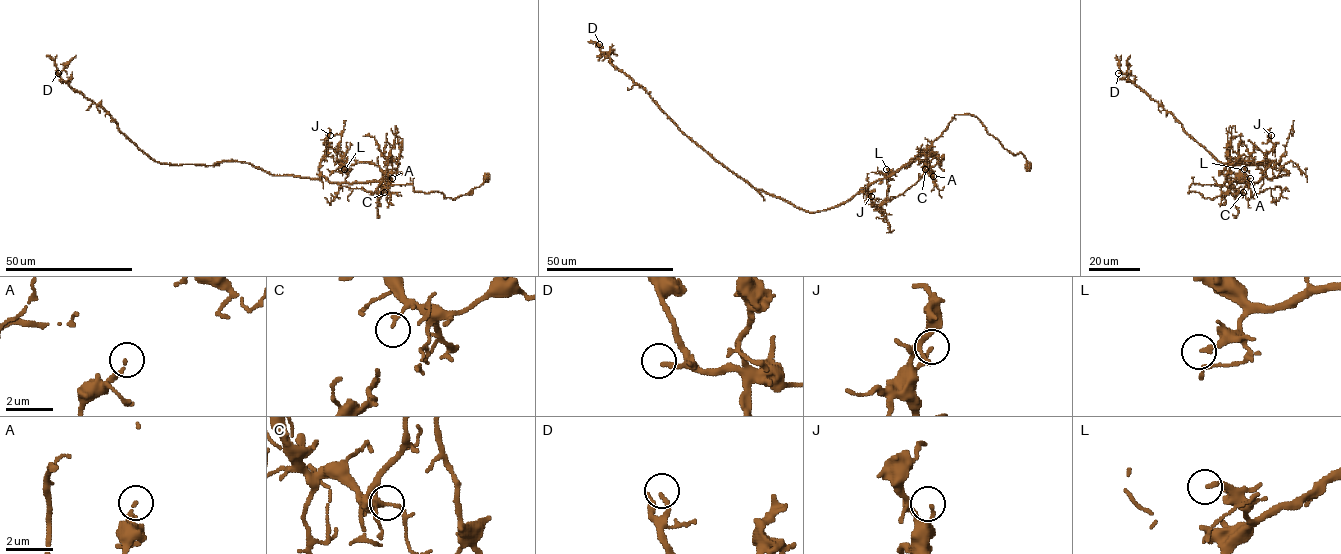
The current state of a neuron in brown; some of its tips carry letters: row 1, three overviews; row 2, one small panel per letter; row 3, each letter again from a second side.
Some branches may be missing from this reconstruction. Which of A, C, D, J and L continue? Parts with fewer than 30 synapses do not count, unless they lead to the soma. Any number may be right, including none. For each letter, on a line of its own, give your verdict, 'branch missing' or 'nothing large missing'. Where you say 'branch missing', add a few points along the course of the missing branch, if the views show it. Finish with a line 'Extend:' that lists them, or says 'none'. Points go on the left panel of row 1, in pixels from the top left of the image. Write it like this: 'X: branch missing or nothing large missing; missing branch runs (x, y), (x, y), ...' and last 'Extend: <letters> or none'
A: nothing large missing
C: nothing large missing
D: branch missing; missing branch runs (58, 73), (48, 70), (43, 62)
J: nothing large missing
L: nothing large missing
Extend: D

